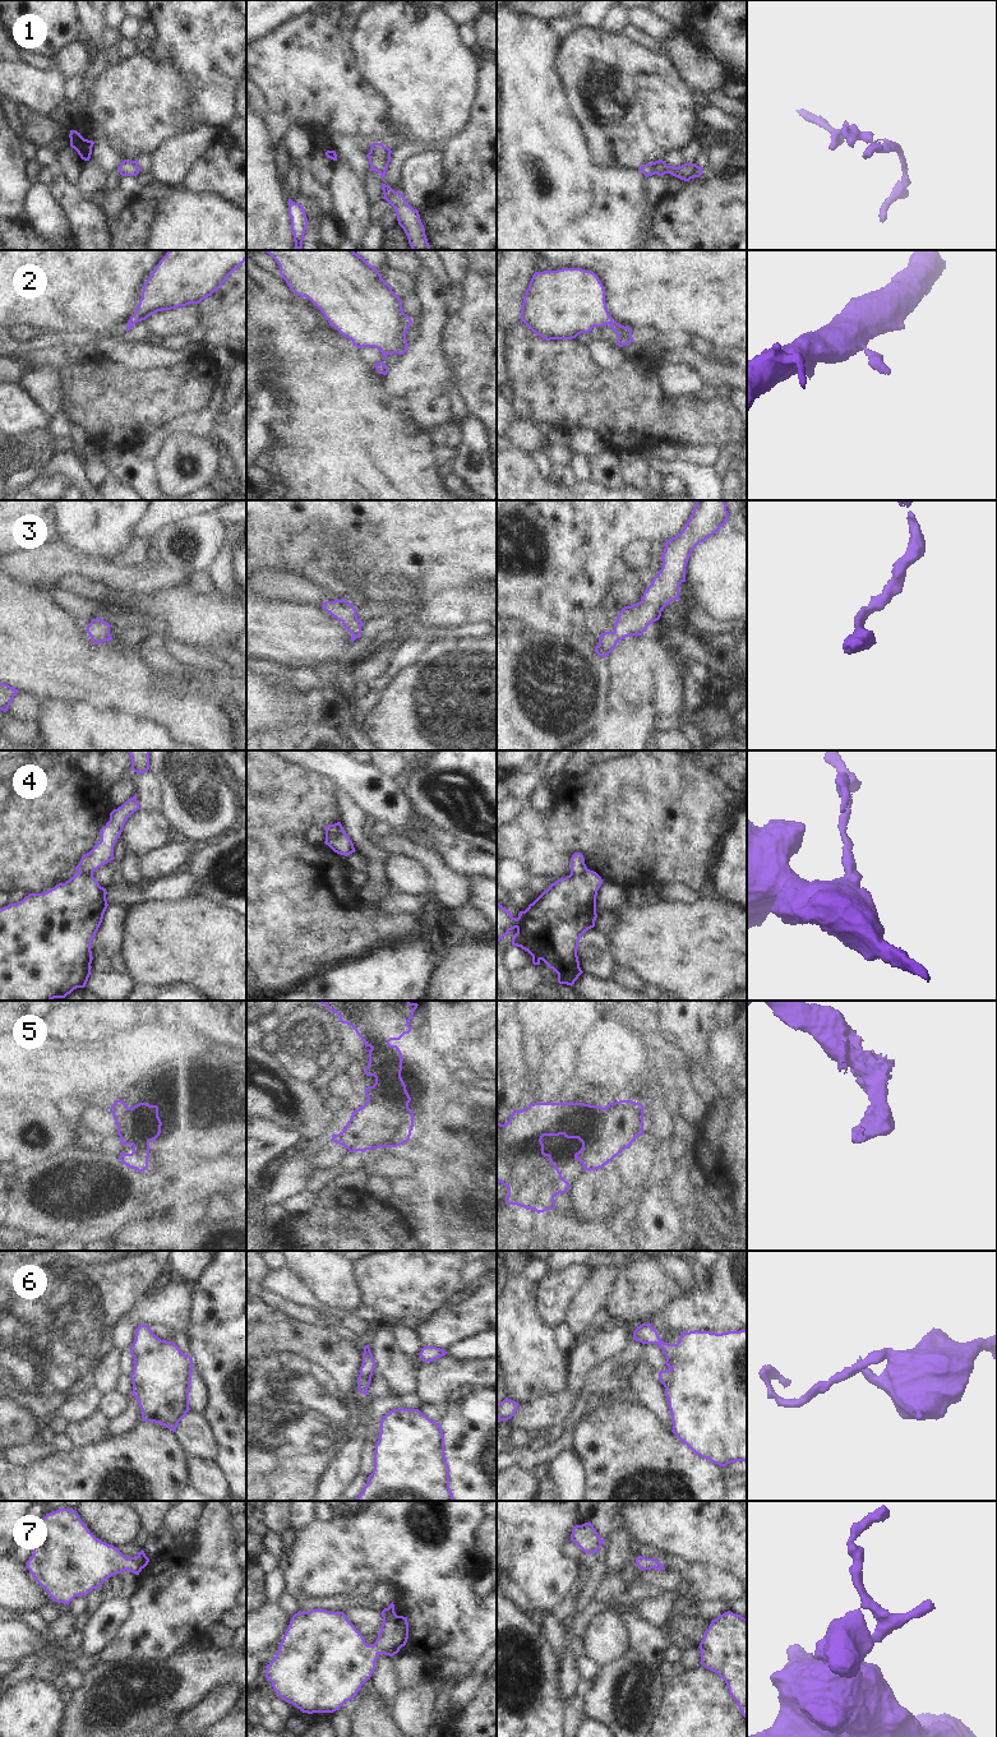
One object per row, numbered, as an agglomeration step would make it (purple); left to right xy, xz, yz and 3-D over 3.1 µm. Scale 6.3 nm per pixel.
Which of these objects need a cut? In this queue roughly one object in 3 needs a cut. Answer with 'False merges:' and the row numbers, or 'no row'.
False merges: 1, 4, 5

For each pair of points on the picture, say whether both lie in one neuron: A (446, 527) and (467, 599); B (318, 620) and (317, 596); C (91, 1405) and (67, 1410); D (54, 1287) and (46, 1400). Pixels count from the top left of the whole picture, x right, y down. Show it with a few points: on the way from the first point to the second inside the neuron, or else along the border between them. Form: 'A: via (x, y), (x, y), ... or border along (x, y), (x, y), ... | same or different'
A: border along (483, 580), (469, 586), (441, 590), (434, 595) | different
B: border along (287, 601), (321, 606) | different
C: via (84, 1405), (73, 1410) | same
D: via (49, 1315), (46, 1372) | same

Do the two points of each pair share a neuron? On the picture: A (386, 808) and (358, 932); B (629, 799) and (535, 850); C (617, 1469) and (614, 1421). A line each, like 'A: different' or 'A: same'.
A: different
B: same
C: same

